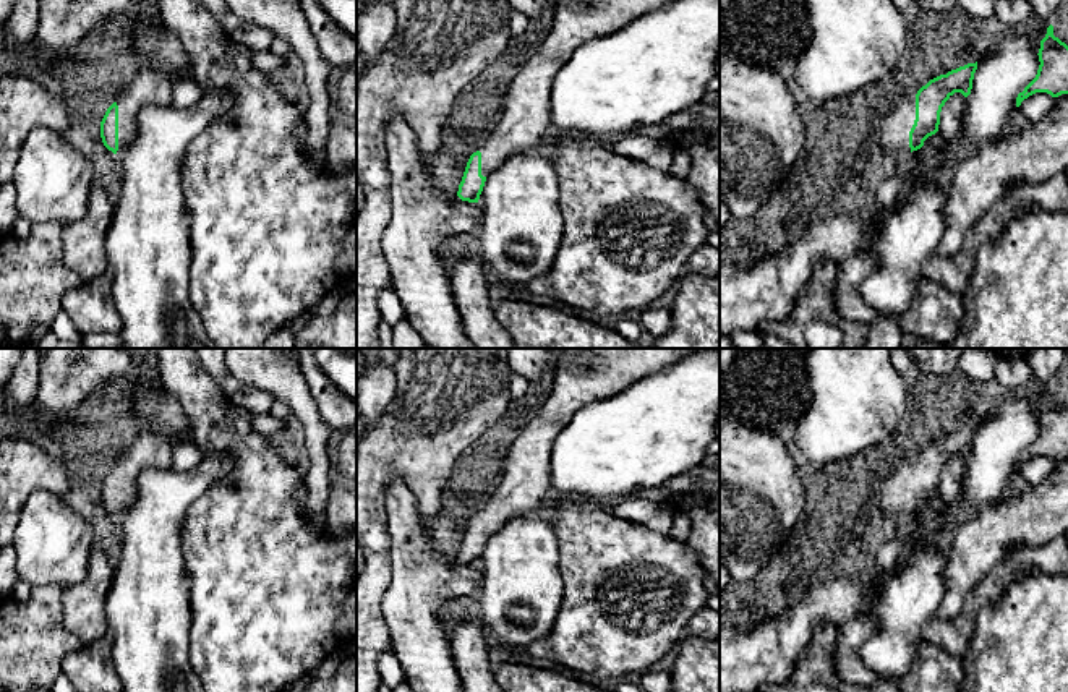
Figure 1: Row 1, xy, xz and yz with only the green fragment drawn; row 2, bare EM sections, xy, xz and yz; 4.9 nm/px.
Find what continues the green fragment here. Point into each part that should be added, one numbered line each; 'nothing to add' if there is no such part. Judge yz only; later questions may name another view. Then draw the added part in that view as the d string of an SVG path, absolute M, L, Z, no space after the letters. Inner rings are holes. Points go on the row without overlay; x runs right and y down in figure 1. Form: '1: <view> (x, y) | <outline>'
1: yz (895, 490) | M906 455L896 467L880 481L880 507L895 517L909 517L909 494L916 483L916 457Z

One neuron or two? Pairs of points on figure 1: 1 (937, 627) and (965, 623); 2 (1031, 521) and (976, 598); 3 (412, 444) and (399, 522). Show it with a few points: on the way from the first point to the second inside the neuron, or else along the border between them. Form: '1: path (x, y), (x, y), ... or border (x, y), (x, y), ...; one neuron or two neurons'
1: path (944, 627), (958, 627); one neuron
2: border (1047, 542), (1038, 546), (1012, 548), (982, 577); two neurons
3: border (393, 477), (397, 477), (414, 495), (422, 521); two neurons

